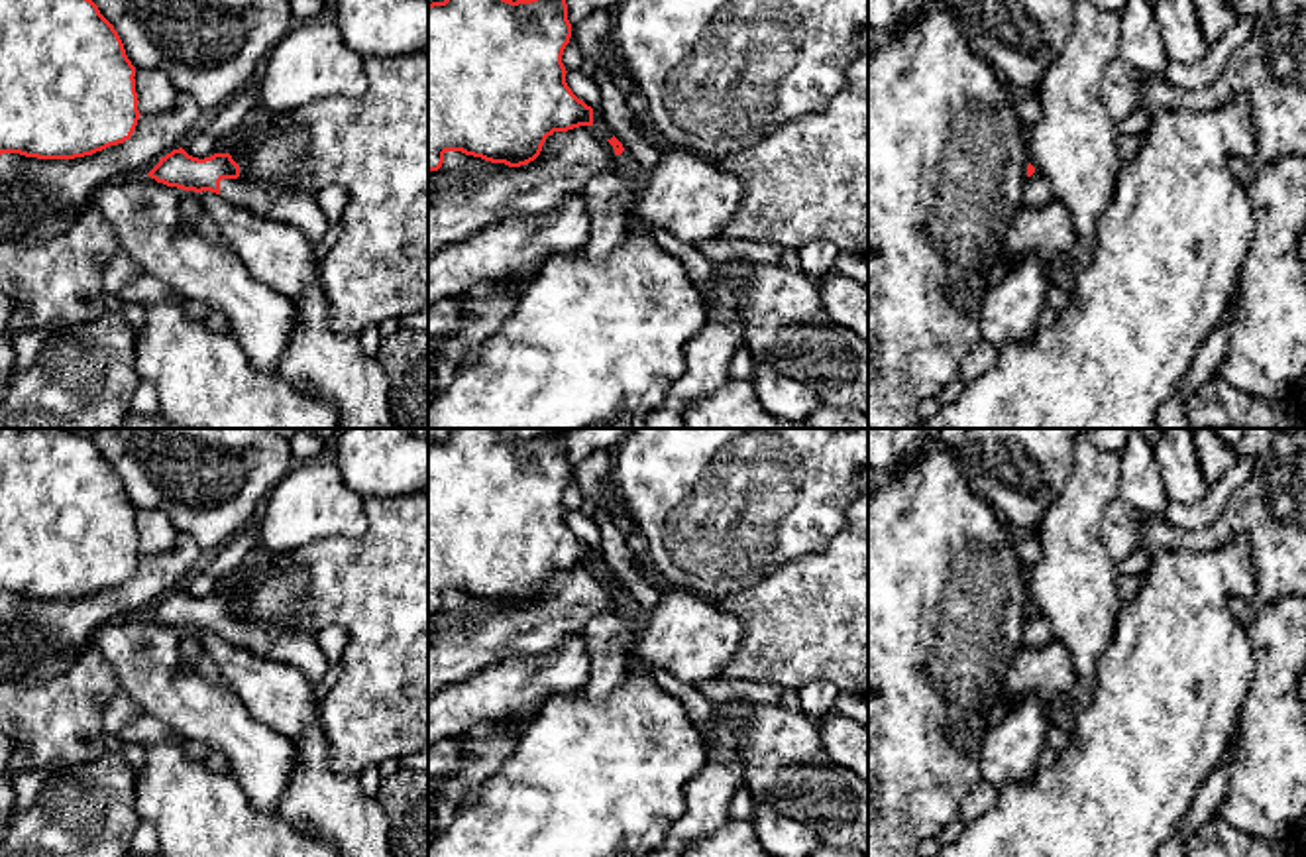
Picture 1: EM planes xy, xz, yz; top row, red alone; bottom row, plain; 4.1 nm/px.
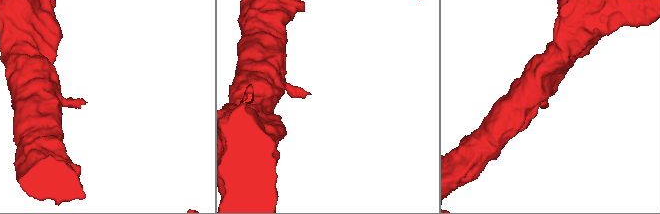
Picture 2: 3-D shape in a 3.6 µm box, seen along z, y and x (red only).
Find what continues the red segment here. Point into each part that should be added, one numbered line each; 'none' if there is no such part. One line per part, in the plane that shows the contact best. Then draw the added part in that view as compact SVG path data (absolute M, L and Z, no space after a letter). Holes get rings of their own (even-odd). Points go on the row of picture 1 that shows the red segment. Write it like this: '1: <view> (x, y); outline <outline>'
1: xy (299, 209); outline M240 175L220 181L220 197L265 218L299 228L312 244L322 242L332 224L316 197L306 191L251 185Z

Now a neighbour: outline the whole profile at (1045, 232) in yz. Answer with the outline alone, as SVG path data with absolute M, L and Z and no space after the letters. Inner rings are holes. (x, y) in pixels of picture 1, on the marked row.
M1051 199L1043 206L1023 206L1006 232L1004 256L1007 271L1027 257L1059 261L1074 244L1074 226L1068 208Z

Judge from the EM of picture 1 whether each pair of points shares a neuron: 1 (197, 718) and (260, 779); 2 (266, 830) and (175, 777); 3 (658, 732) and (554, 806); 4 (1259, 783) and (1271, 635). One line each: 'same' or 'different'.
1: same
2: same
3: same
4: same

